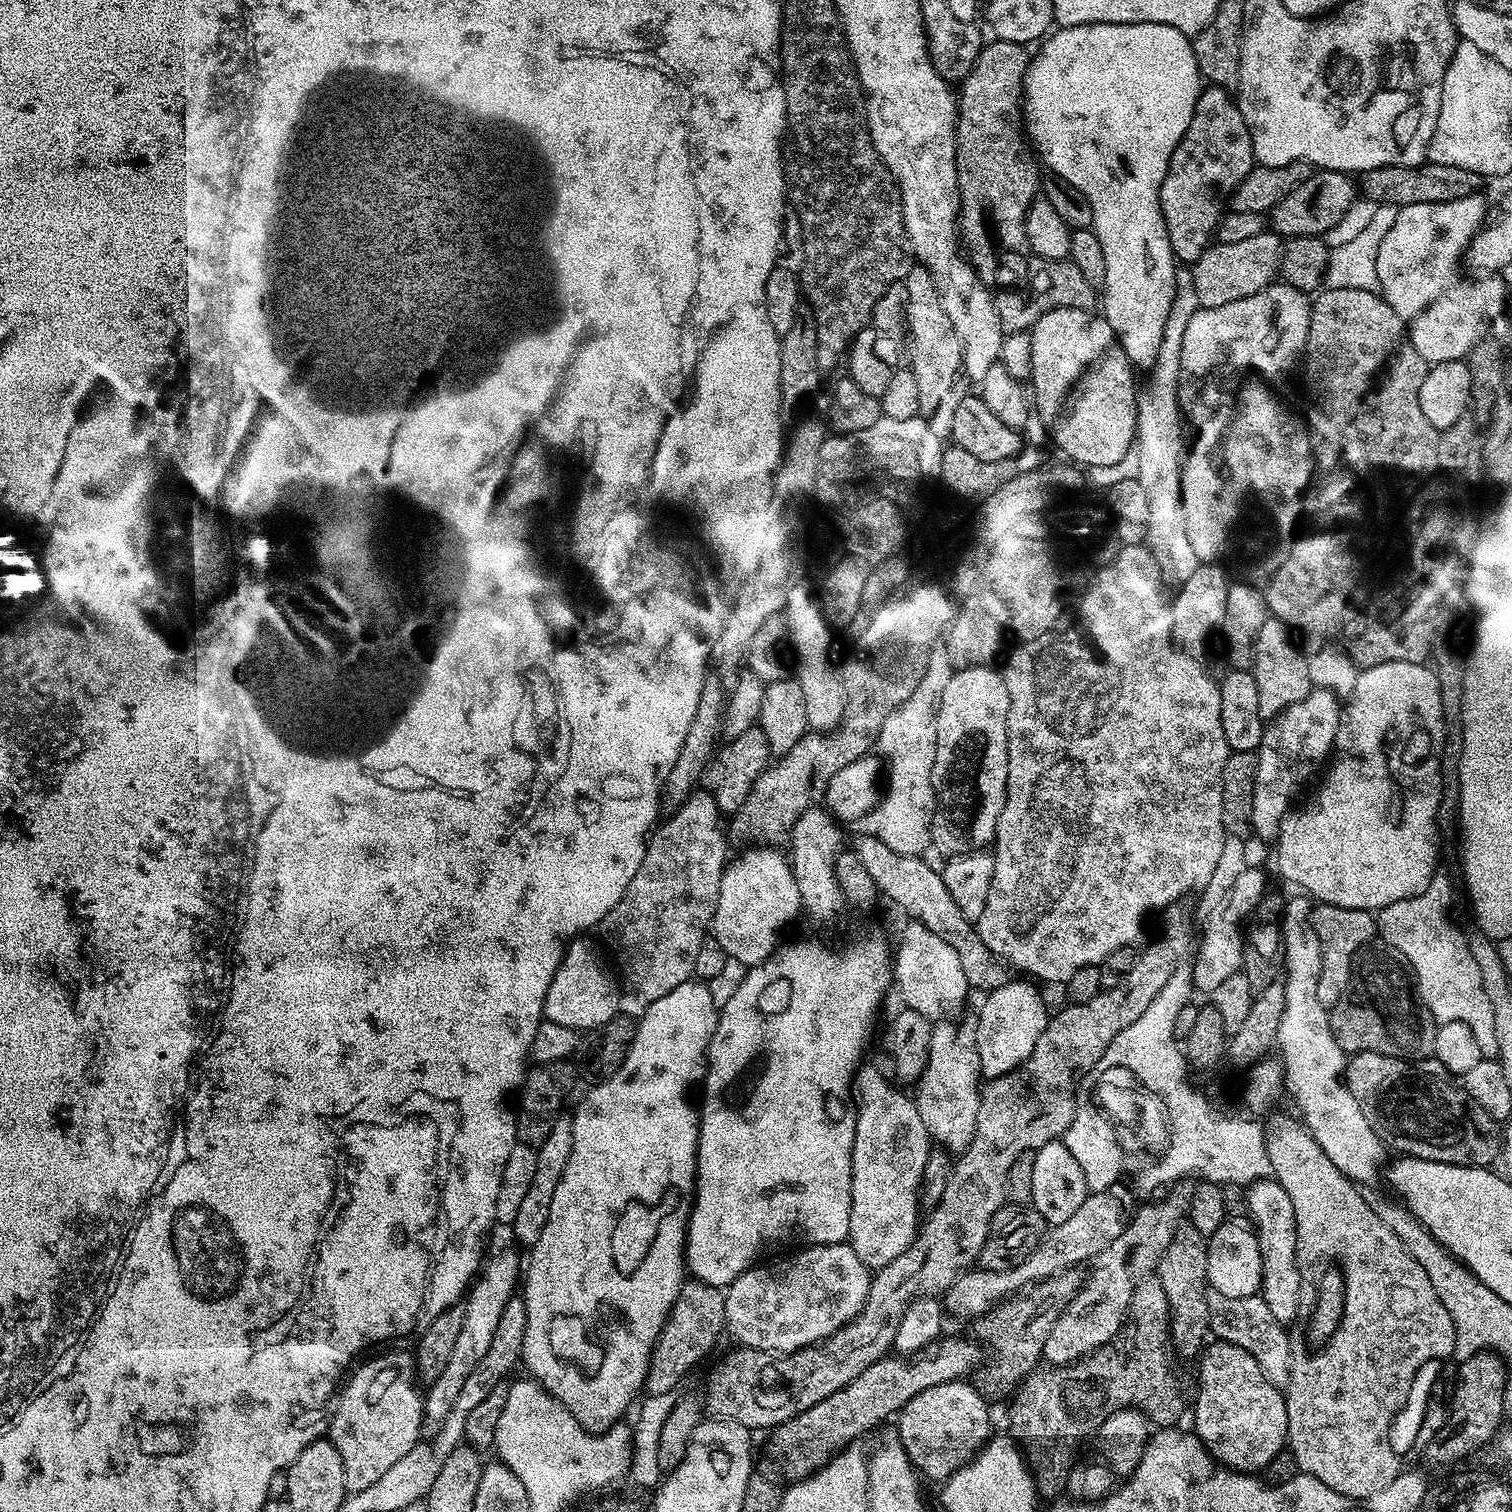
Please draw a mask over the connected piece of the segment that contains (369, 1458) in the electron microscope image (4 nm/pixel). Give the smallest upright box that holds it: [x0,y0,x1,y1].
[326,1351,426,1494]

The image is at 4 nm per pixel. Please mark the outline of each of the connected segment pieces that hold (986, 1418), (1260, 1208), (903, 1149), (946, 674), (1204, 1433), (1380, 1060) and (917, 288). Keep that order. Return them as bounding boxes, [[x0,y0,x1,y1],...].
[[898,1379,994,1482],[1247,1178,1300,1326],[847,1067,930,1270],[874,655,953,857],[1194,1340,1288,1473],[1342,1052,1502,1168],[902,266,970,442]]

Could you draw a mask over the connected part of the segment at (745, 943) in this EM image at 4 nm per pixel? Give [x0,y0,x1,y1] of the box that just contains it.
[710,846,802,966]

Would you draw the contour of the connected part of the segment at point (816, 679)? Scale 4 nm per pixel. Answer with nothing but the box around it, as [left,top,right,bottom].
[782,586,844,734]

